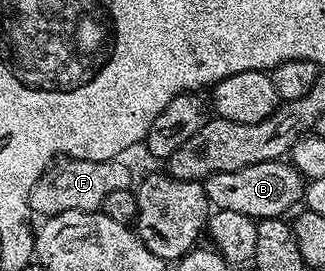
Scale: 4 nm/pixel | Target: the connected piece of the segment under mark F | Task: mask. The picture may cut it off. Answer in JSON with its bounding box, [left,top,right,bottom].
[29,159,131,217]

